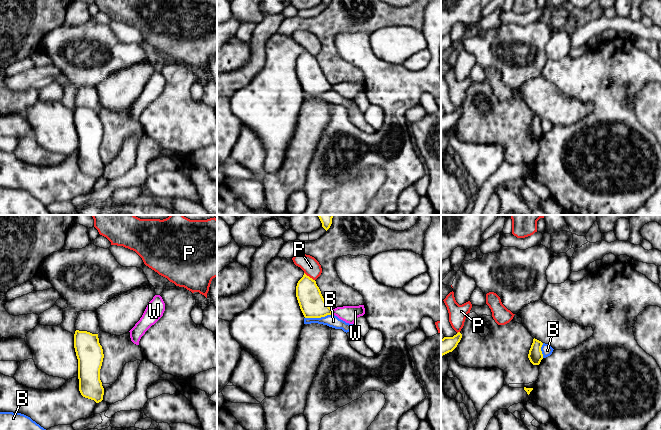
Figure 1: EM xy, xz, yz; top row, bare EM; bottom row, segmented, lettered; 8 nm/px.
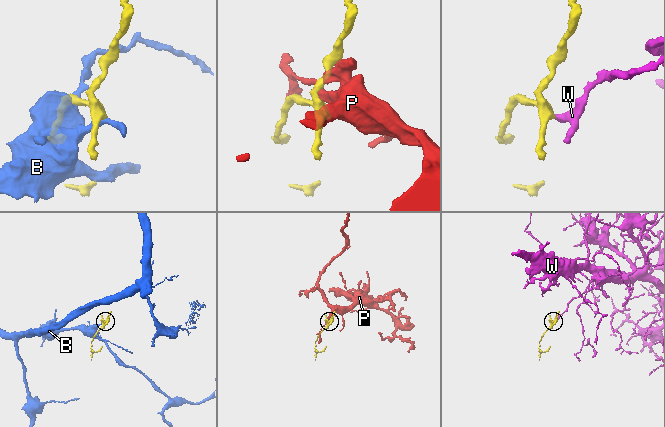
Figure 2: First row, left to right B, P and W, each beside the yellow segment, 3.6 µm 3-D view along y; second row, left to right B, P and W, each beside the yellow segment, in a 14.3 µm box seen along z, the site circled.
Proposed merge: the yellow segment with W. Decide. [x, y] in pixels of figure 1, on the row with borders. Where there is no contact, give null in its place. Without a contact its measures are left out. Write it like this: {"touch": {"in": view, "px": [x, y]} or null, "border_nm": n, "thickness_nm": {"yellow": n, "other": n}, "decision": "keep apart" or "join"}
{"touch": {"in": "xz", "px": [331, 312]}, "border_nm": 30, "thickness_nm": {"yellow": 200, "other": 140}, "decision": "keep apart"}

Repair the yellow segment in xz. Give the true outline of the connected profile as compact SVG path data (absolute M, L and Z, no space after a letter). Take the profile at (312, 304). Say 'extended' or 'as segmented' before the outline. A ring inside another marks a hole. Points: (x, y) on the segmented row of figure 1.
as segmented | M305 273L297 283L296 297L305 318L321 318L332 314L316 281Z

